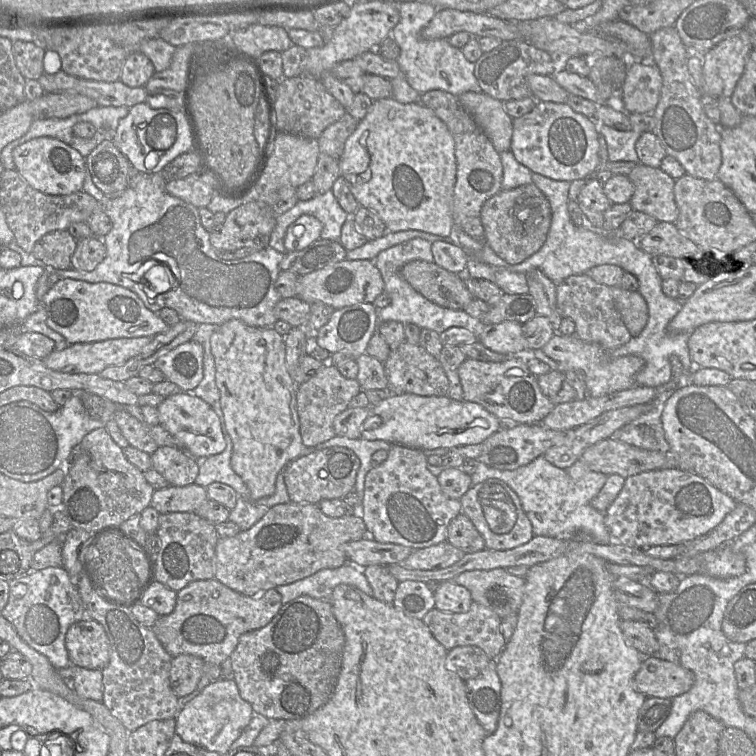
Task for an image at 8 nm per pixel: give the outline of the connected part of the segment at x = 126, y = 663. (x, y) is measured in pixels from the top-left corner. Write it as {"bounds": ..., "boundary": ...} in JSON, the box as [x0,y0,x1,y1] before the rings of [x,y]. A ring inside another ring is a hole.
{"bounds":[77,575,180,732],"boundary":[[[81,575],[77,579],[77,586],[86,608],[86,618],[103,626],[110,644],[109,662],[102,669],[102,703],[130,732],[152,720],[176,718],[180,706],[169,681],[173,657],[164,649],[152,629],[134,617],[131,608],[104,601],[94,591],[87,576]]]}

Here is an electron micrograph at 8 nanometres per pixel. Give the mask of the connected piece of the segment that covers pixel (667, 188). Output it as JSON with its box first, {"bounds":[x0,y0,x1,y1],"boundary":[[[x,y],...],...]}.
{"bounds":[628,164,679,223],"boundary":[[[636,164],[628,174],[634,185],[630,204],[633,210],[646,213],[658,222],[675,223],[679,216],[675,201],[675,180],[662,169]]]}

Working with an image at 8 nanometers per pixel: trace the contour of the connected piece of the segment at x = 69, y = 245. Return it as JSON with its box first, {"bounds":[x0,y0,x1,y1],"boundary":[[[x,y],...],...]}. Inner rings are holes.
{"bounds":[32,230,77,269],"boundary":[[[56,230],[43,235],[34,245],[32,254],[49,269],[71,268],[71,256],[77,246],[67,230]]]}

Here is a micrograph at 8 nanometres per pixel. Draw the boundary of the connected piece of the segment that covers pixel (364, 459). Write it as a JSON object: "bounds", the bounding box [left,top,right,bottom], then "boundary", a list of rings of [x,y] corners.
{"bounds":[300,436,393,505],"boundary":[[[335,436],[314,447],[304,447],[300,453],[301,456],[308,455],[314,451],[331,447],[344,447],[351,450],[360,460],[360,466],[357,472],[354,485],[354,492],[357,494],[359,505],[364,496],[365,477],[371,467],[371,457],[378,450],[388,451],[393,444],[384,440],[366,440],[363,438],[350,439],[342,436]]]}

